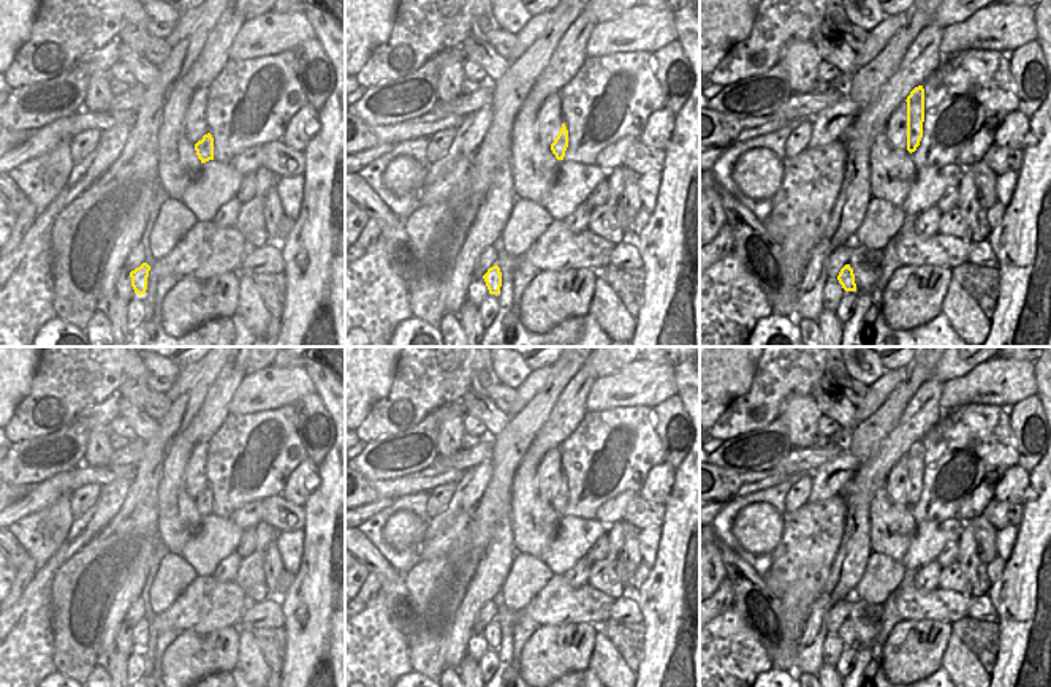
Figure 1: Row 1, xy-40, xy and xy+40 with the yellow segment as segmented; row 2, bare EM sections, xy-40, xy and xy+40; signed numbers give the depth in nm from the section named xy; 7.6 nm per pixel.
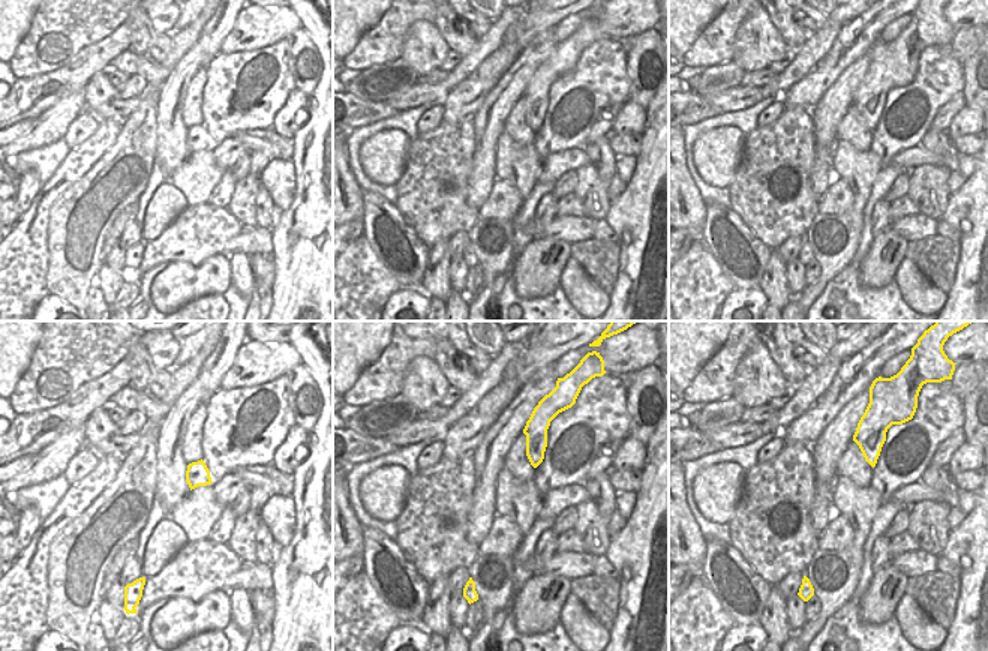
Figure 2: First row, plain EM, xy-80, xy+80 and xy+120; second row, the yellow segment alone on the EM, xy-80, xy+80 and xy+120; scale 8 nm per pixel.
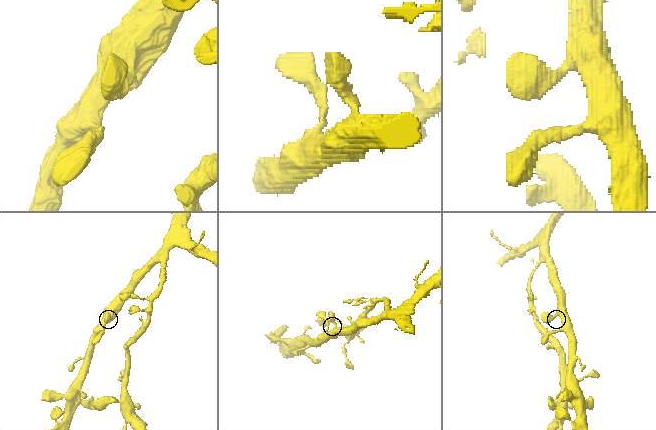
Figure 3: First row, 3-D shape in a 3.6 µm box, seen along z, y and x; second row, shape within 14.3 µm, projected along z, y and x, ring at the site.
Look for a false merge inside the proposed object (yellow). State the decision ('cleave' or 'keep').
keep

